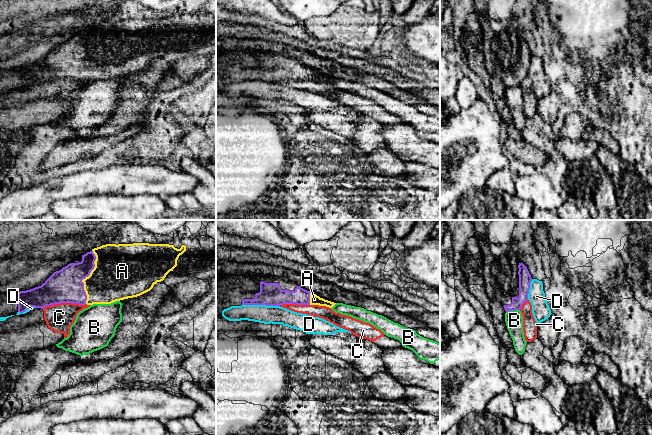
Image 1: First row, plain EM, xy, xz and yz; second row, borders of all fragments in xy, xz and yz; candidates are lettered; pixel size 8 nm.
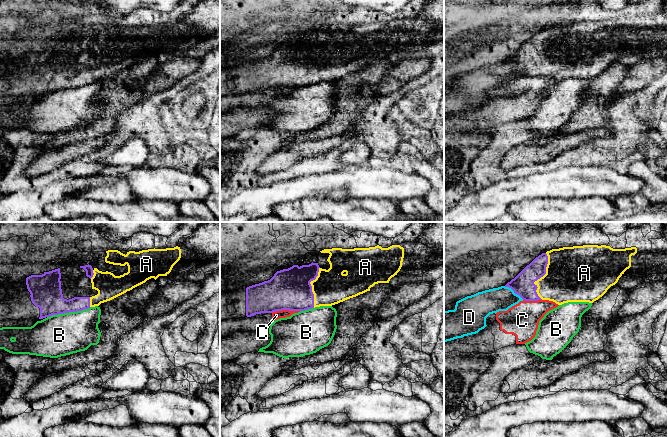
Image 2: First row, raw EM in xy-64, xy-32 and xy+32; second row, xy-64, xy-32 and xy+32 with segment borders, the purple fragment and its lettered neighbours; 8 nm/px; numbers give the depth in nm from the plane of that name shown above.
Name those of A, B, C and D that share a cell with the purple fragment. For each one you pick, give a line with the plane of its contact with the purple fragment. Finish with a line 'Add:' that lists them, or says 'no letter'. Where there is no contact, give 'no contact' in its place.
A: xy
Add: A

